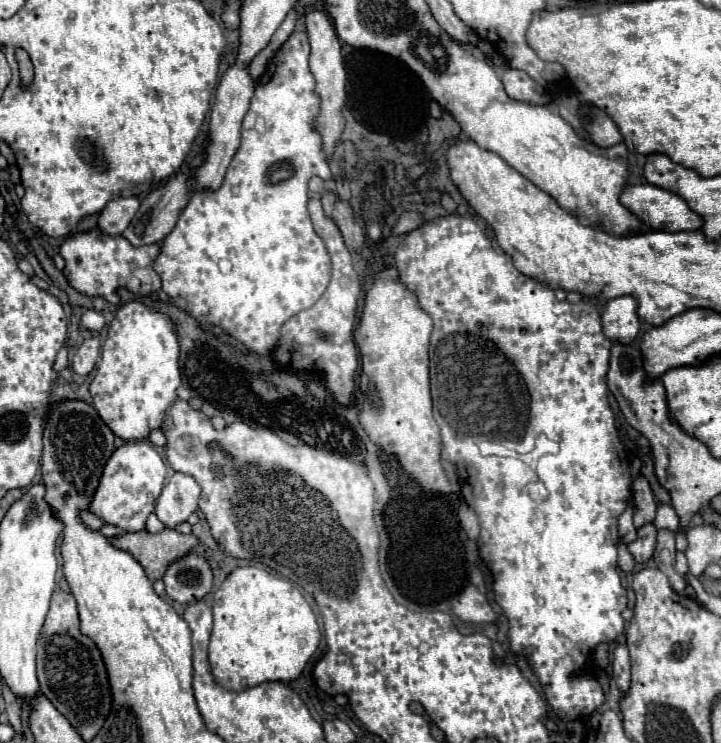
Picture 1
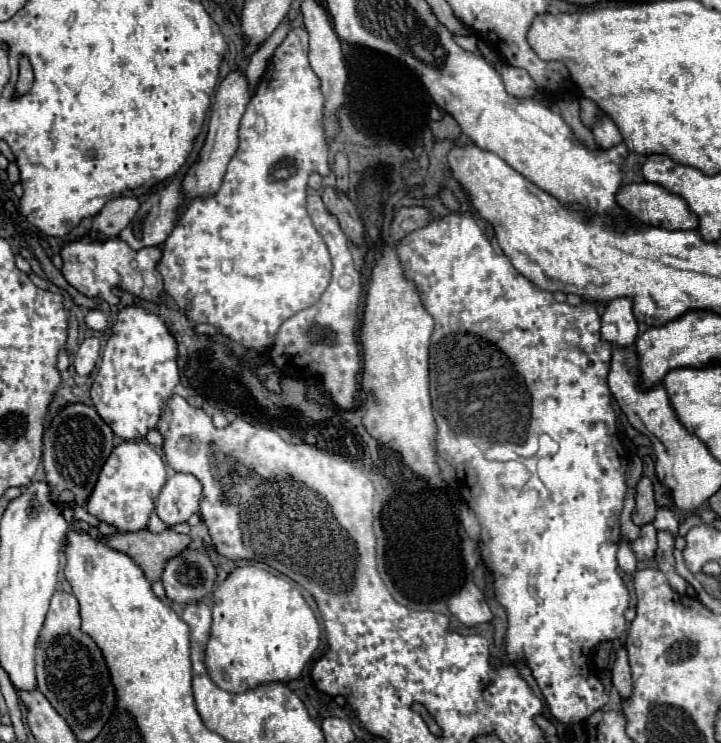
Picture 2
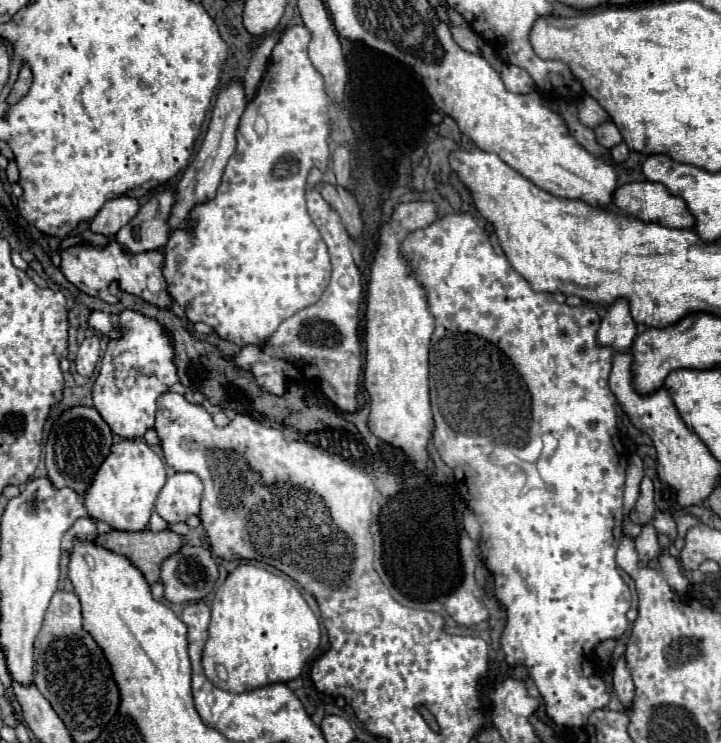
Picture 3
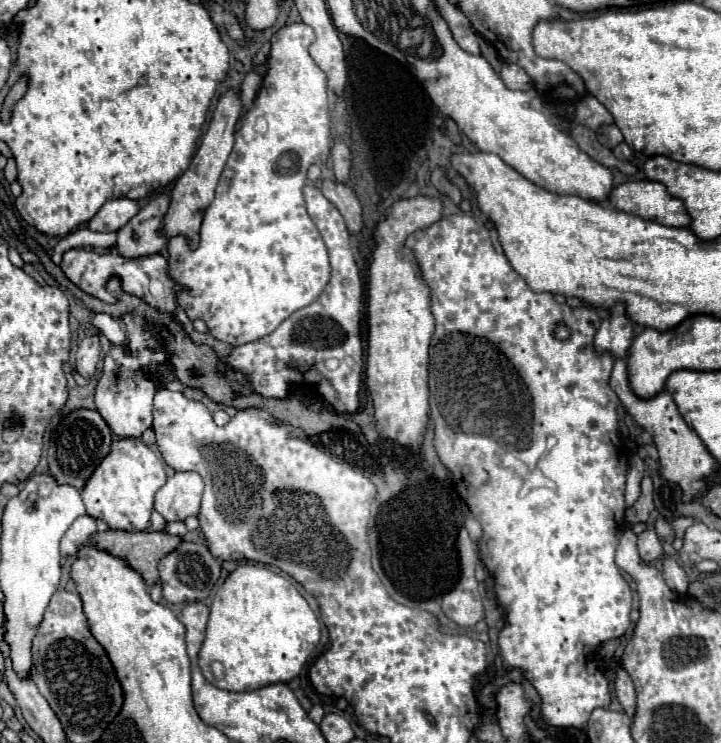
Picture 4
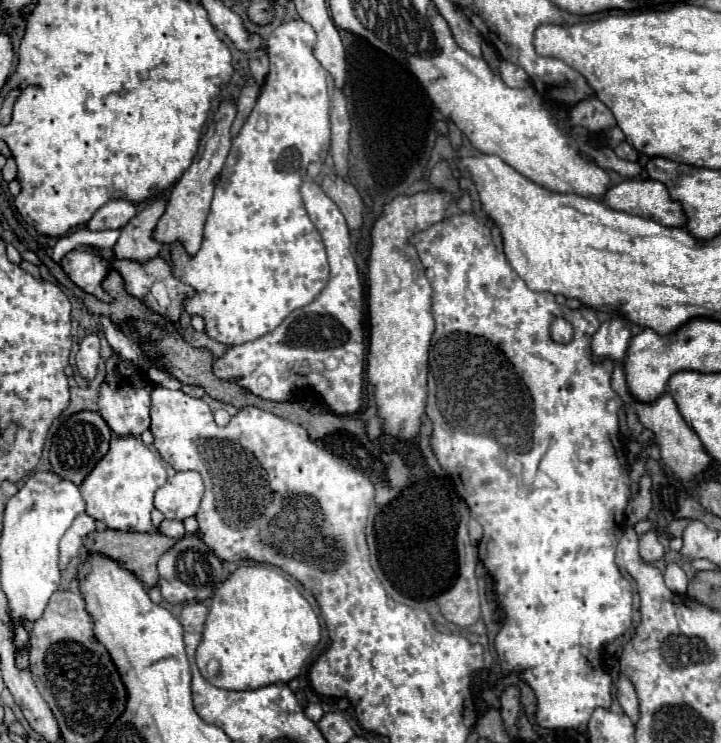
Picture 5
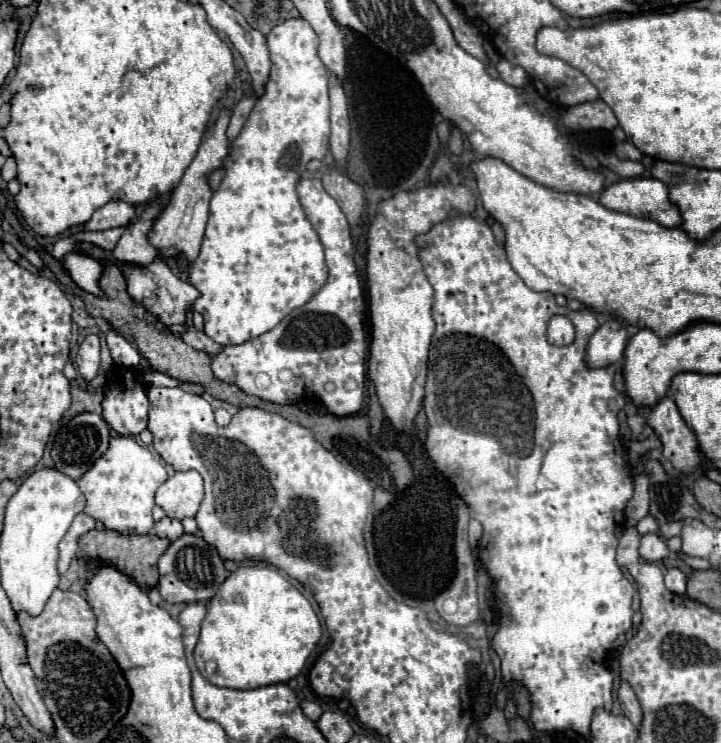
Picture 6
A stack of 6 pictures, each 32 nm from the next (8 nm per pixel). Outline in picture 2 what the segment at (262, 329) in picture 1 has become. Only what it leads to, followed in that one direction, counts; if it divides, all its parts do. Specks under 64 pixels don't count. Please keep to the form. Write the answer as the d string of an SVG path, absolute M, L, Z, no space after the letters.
M292 28L276 48L270 60L270 72L264 72L248 104L238 132L240 146L228 164L220 190L212 196L196 196L186 206L172 234L166 238L162 258L156 266L162 274L166 294L188 302L196 292L202 292L202 300L208 300L210 324L258 354L266 354L282 322L316 304L330 282L332 264L328 248L306 212L310 174L330 174L322 130L324 98L318 86L320 82L308 64L308 32L304 28Z

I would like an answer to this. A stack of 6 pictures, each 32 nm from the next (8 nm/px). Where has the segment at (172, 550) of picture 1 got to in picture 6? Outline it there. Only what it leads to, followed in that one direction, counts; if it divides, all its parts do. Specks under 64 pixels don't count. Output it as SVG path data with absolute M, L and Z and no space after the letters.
M90 530L80 538L80 548L84 550L86 558L102 560L102 562L112 562L116 568L120 568L124 574L132 576L140 586L144 588L154 588L158 584L158 558L166 552L172 540L160 538L156 534L120 534L112 530Z

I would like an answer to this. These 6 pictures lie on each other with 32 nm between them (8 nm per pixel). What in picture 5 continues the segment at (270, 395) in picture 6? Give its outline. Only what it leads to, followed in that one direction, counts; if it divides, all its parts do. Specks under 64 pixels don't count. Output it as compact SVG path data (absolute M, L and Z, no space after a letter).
M304 182L302 188L302 200L306 206L306 212L314 226L318 228L326 254L328 254L328 264L330 264L330 280L326 288L320 292L320 296L304 306L292 312L276 330L270 334L264 334L258 340L240 344L240 346L230 346L228 352L216 360L214 372L216 376L224 380L236 380L240 386L248 388L252 394L266 398L266 400L292 400L296 392L304 386L312 386L324 402L332 408L336 414L356 414L360 404L362 404L362 374L364 374L364 334L362 334L362 284L358 276L358 268L350 250L350 232L346 226L344 216L336 208L336 204L324 196L322 188L316 182Z

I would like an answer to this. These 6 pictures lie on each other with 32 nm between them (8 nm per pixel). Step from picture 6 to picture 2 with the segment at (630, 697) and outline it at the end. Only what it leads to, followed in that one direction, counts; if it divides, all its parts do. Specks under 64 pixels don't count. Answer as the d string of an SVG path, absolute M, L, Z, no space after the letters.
M626 648L616 652L616 660L614 660L614 670L612 670L612 682L618 688L622 700L630 696L632 692L632 678L630 678L630 664L628 664L628 652Z

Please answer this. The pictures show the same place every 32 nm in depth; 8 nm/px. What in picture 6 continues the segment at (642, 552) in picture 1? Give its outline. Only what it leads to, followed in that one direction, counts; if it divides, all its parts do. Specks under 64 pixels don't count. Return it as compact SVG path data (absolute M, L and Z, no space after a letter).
M644 534L640 538L640 556L646 562L658 562L668 556L668 546L660 540L658 534Z

